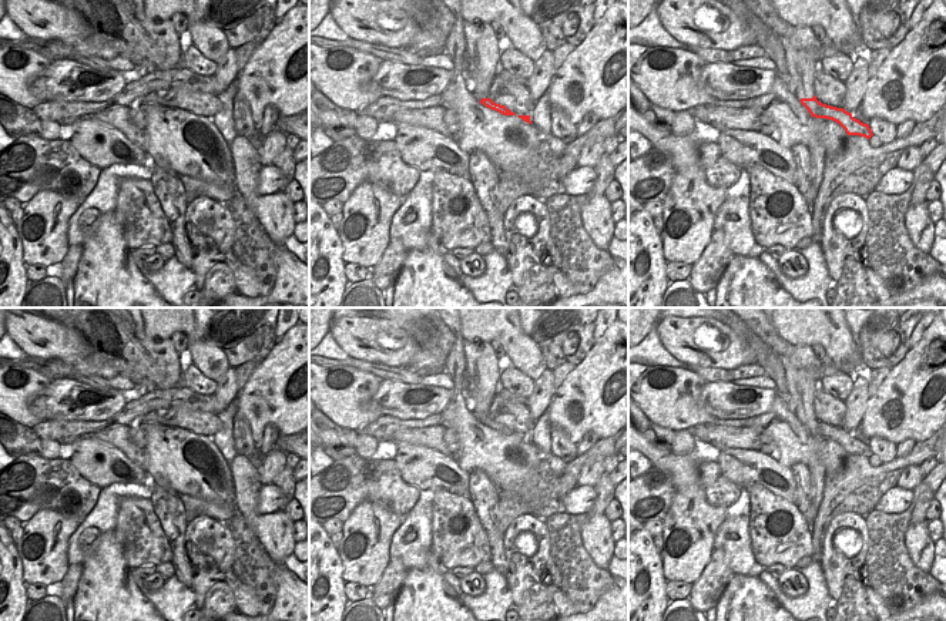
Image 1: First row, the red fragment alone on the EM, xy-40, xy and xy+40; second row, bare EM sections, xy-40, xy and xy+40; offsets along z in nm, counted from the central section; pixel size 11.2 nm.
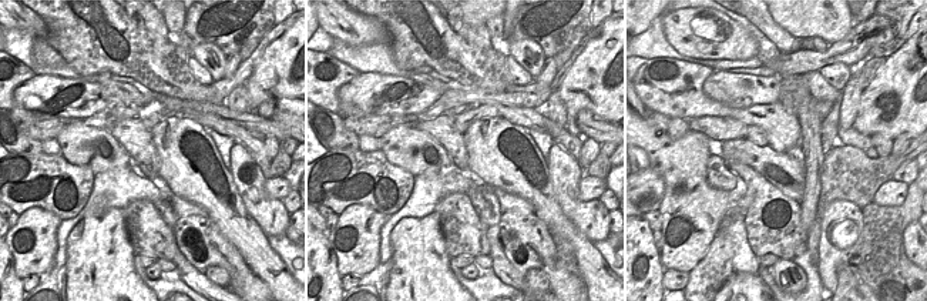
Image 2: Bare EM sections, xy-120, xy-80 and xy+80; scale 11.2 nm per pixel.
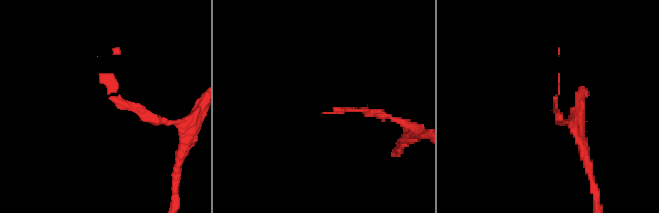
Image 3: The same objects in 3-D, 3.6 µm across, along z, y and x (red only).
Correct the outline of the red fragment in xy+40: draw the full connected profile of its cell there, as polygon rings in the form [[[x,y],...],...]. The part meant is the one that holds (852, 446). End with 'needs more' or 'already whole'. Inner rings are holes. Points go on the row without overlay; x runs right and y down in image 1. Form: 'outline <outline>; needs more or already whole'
outline [[[815,414],[812,417],[801,417],[799,422],[808,429],[811,436],[835,440],[845,449],[848,454],[859,454],[868,459],[873,454],[868,443],[853,437],[852,433],[843,427],[819,422]]]; already whole

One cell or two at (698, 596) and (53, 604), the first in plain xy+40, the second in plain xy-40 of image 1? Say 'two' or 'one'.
two

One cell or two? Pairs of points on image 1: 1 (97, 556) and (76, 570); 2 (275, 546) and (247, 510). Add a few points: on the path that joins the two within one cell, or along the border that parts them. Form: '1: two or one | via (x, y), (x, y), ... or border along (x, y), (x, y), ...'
1: two | border along (83, 564), (74, 597)
2: one | via (274, 537), (255, 519)

